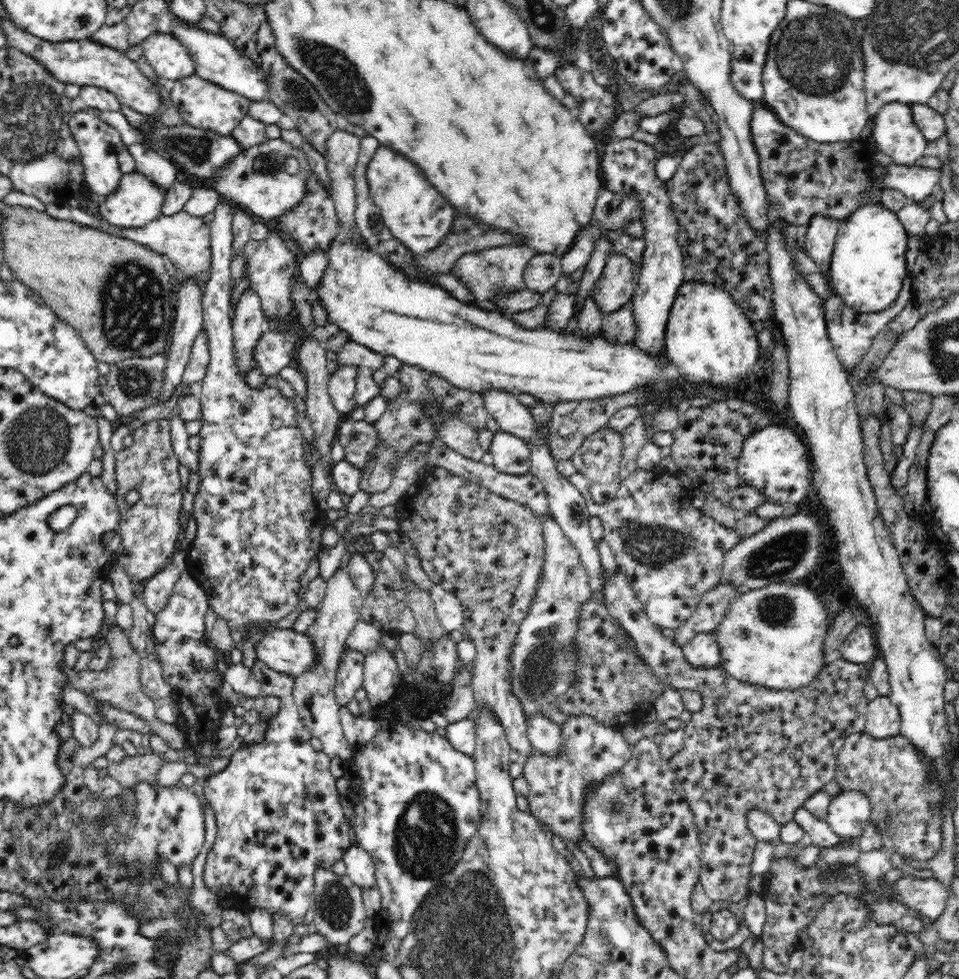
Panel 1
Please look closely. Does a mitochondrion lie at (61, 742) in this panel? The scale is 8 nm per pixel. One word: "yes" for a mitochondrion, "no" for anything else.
no

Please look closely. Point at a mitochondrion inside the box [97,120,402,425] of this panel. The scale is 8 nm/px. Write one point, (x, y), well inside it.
(196, 149)

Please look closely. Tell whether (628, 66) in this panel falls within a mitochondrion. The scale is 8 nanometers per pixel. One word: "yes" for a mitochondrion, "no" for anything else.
no

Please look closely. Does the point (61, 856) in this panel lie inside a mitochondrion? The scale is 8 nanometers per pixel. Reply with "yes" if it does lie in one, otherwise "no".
yes

